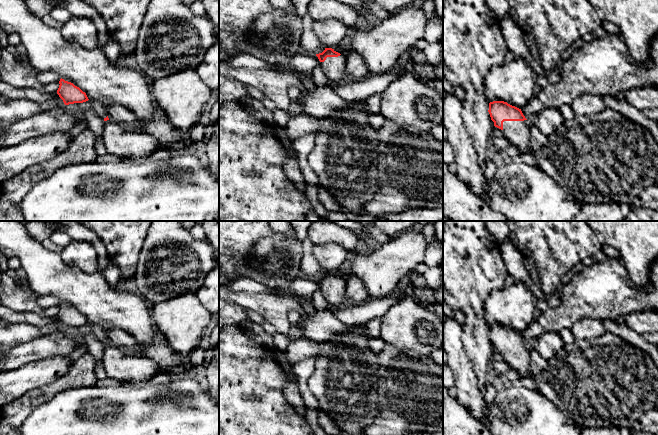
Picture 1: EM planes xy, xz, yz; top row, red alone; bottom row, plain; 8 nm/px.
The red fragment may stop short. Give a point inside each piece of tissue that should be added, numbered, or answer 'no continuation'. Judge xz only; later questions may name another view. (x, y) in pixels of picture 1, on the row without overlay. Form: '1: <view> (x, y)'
1: xz (334, 292)

